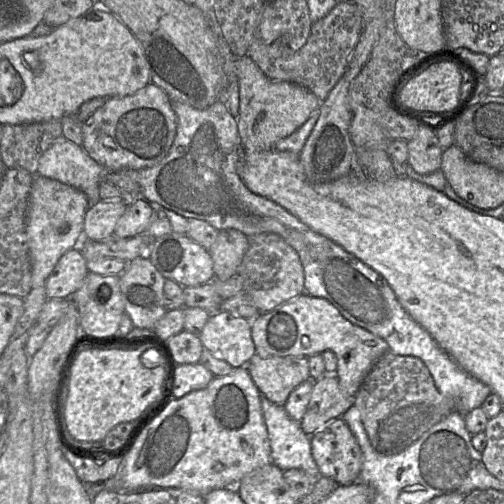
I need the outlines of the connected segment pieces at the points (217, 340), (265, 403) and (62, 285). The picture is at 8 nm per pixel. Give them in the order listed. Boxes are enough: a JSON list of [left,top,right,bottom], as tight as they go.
[[199,311,256,369],[261,394,321,476],[45,248,89,299]]

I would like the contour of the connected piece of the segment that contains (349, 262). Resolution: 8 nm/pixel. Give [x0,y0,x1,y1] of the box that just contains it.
[121,99,492,415]

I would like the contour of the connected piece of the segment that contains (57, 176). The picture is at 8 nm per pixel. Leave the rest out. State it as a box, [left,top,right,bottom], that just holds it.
[36,135,116,206]

